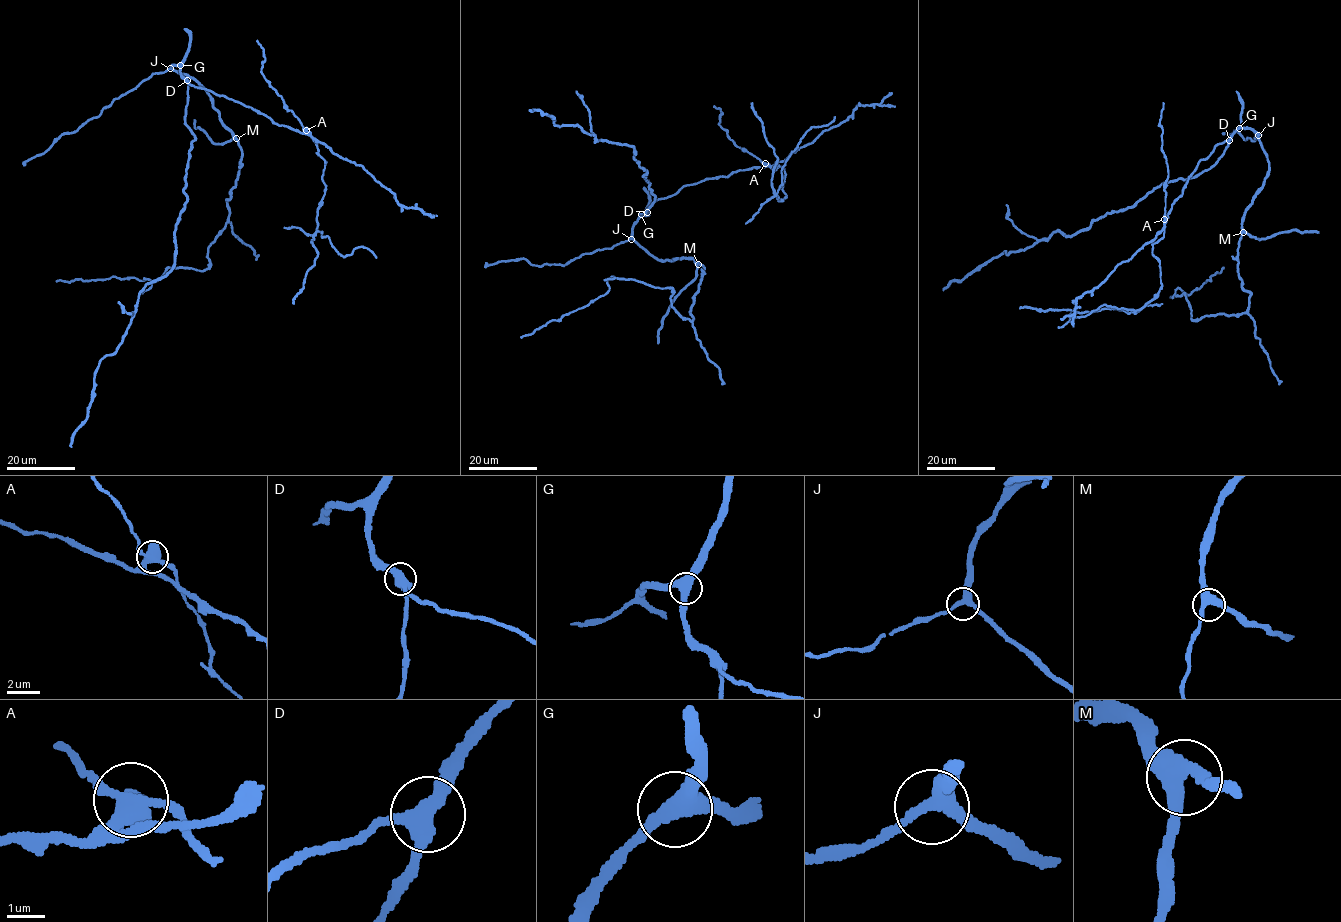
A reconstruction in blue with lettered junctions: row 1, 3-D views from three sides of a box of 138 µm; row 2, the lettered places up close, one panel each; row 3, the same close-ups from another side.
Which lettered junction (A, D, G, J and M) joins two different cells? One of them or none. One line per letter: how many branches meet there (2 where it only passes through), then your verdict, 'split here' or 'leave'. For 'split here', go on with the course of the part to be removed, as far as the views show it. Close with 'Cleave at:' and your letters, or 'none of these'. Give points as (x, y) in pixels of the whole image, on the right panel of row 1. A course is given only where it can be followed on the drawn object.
A: branches 3; split here; course (1164, 220), (1163, 236), (1152, 253), (1159, 262), (1162, 289), (1141, 308), (1129, 312), (1019, 308)
D: branches 3; leave
G: branches 3; leave
J: branches 3; leave
M: branches 3; leave
Cleave at: A

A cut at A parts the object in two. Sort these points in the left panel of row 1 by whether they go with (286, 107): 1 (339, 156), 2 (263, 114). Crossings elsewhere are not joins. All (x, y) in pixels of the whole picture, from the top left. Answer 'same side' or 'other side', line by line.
1: other side
2: other side

